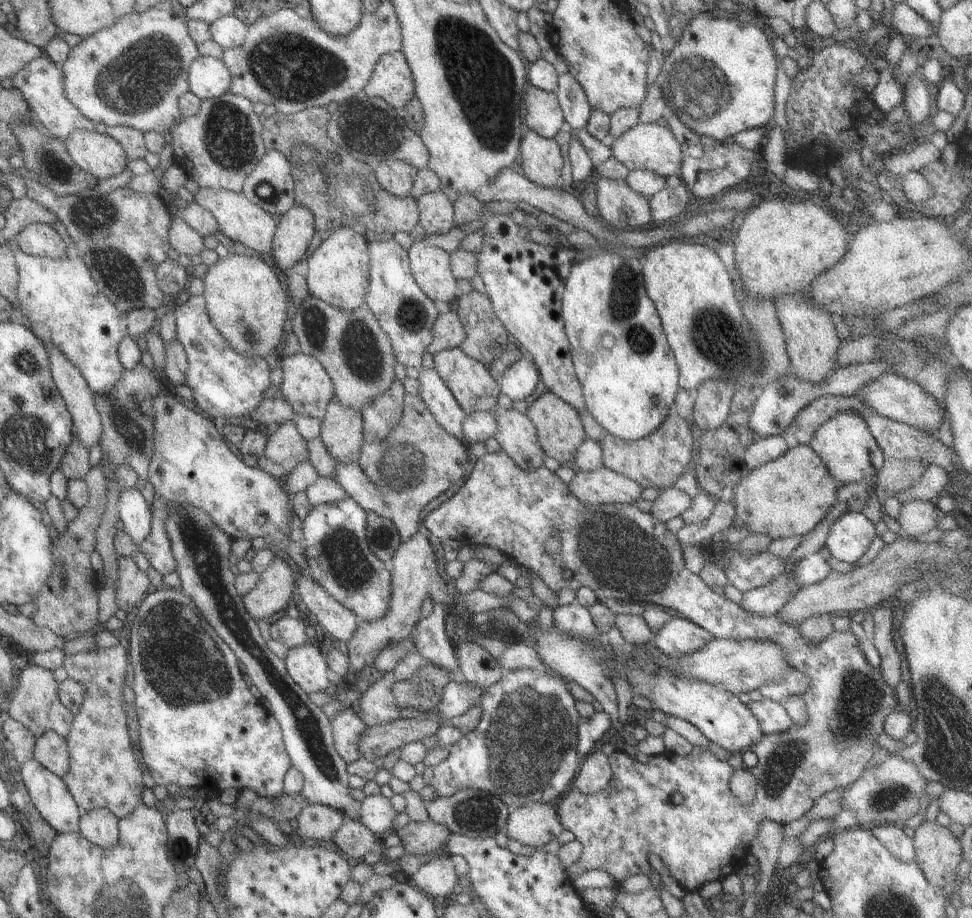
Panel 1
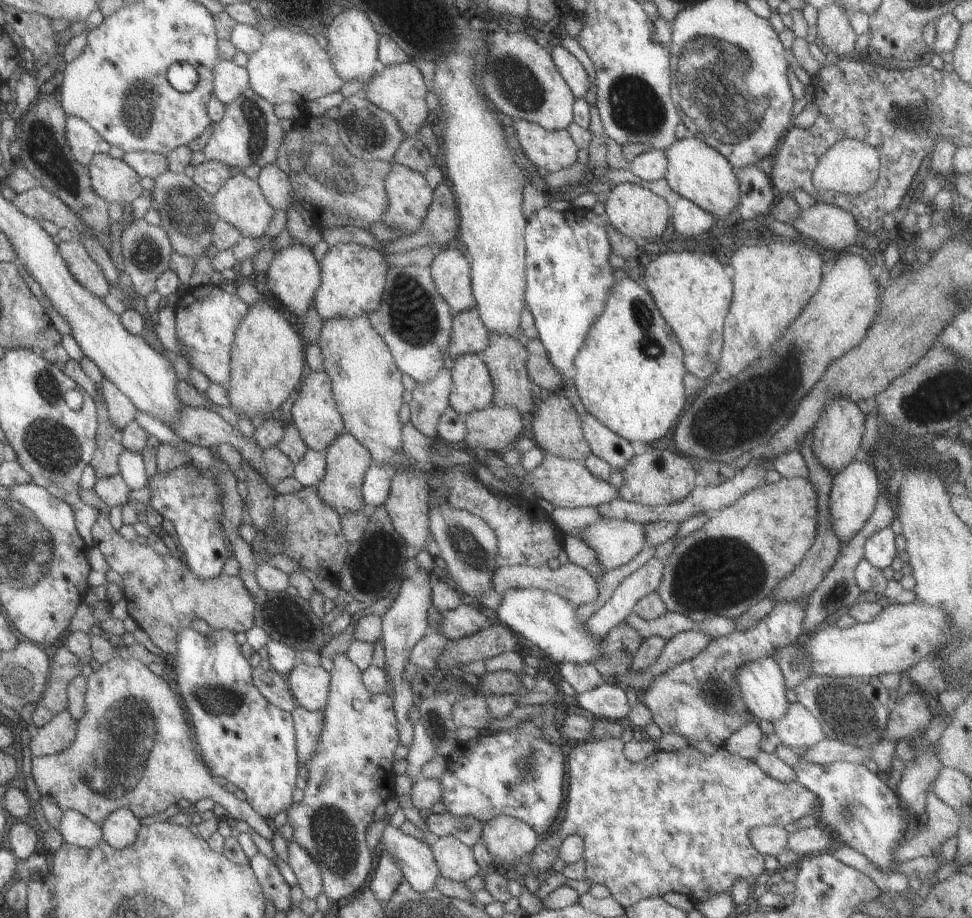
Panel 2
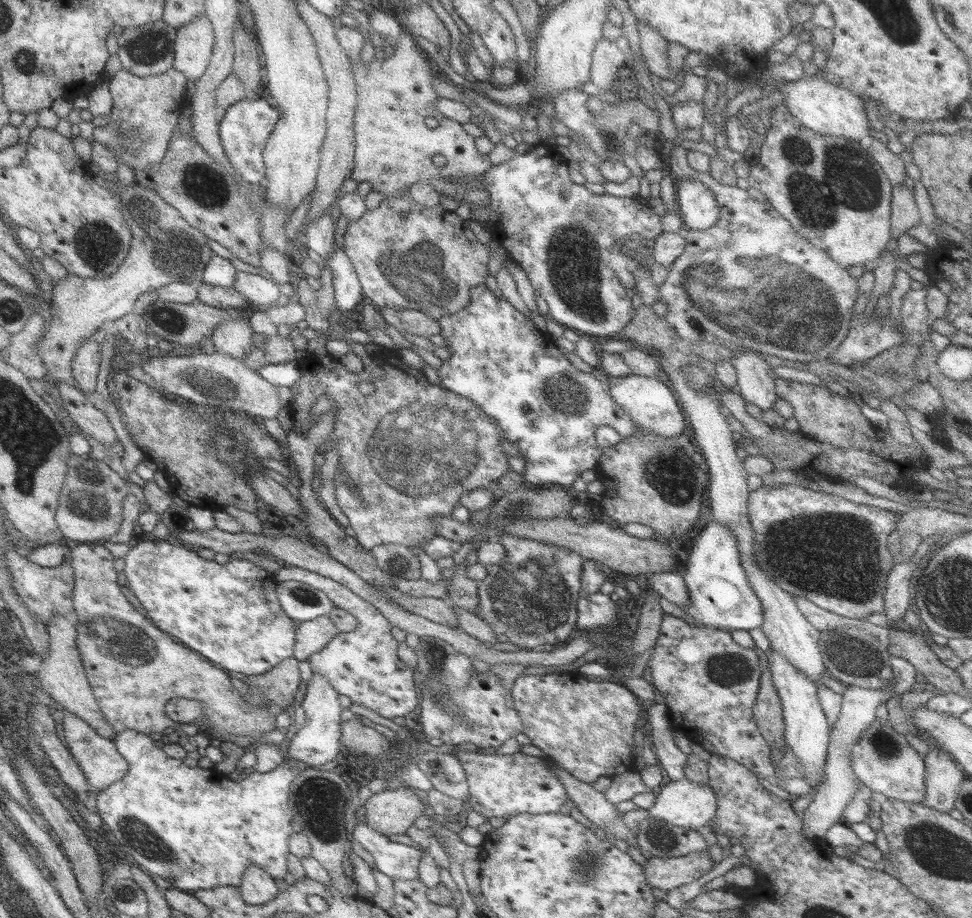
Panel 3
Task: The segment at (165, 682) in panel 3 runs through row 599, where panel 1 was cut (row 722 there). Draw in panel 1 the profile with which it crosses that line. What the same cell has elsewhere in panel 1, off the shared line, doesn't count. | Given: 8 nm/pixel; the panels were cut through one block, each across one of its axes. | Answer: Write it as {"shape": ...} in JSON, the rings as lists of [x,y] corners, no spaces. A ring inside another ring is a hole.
{"shape":[[[118,643],[96,652],[66,655],[63,664],[68,678],[86,688],[80,710],[65,736],[70,764],[63,781],[80,810],[90,812],[104,807],[118,818],[128,816],[143,803],[142,792],[146,787],[142,784],[142,762],[130,738],[122,700],[122,685],[126,684],[126,668],[130,664],[128,655],[126,648]]]}

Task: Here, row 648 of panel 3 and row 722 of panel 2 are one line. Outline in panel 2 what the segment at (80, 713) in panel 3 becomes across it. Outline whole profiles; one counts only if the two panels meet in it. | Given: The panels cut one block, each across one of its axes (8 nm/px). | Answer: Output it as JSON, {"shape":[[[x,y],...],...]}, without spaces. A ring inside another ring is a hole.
{"shape":[[[67,710],[55,713],[54,718],[30,739],[31,753],[34,757],[59,753],[72,744],[76,734],[77,720]]]}

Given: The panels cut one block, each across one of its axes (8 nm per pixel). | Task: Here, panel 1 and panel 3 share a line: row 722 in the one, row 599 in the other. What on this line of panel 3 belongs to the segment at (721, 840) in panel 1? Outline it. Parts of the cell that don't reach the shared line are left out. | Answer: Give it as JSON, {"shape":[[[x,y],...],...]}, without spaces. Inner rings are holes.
{"shape":[[[764,484],[761,488],[754,490],[749,495],[747,517],[753,530],[753,560],[755,565],[772,578],[784,592],[793,596],[805,598],[809,602],[813,602],[817,607],[823,608],[825,611],[849,618],[864,620],[874,612],[882,613],[884,604],[884,593],[887,585],[887,577],[890,569],[894,566],[890,551],[887,549],[887,540],[889,534],[895,530],[897,520],[900,513],[887,511],[870,505],[858,504],[844,500],[841,494],[826,494],[809,490],[802,486],[794,484]]]}

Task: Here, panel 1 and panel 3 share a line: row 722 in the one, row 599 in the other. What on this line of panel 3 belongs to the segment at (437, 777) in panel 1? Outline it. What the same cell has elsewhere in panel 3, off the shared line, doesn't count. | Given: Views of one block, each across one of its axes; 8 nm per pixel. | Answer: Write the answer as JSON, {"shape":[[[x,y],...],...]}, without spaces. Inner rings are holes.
{"shape":[[[501,534],[496,538],[504,545],[506,556],[501,564],[490,565],[483,581],[478,582],[477,615],[495,632],[497,642],[512,642],[520,649],[537,650],[544,644],[566,642],[577,621],[577,600],[581,591],[584,558],[571,550],[543,541]]]}

